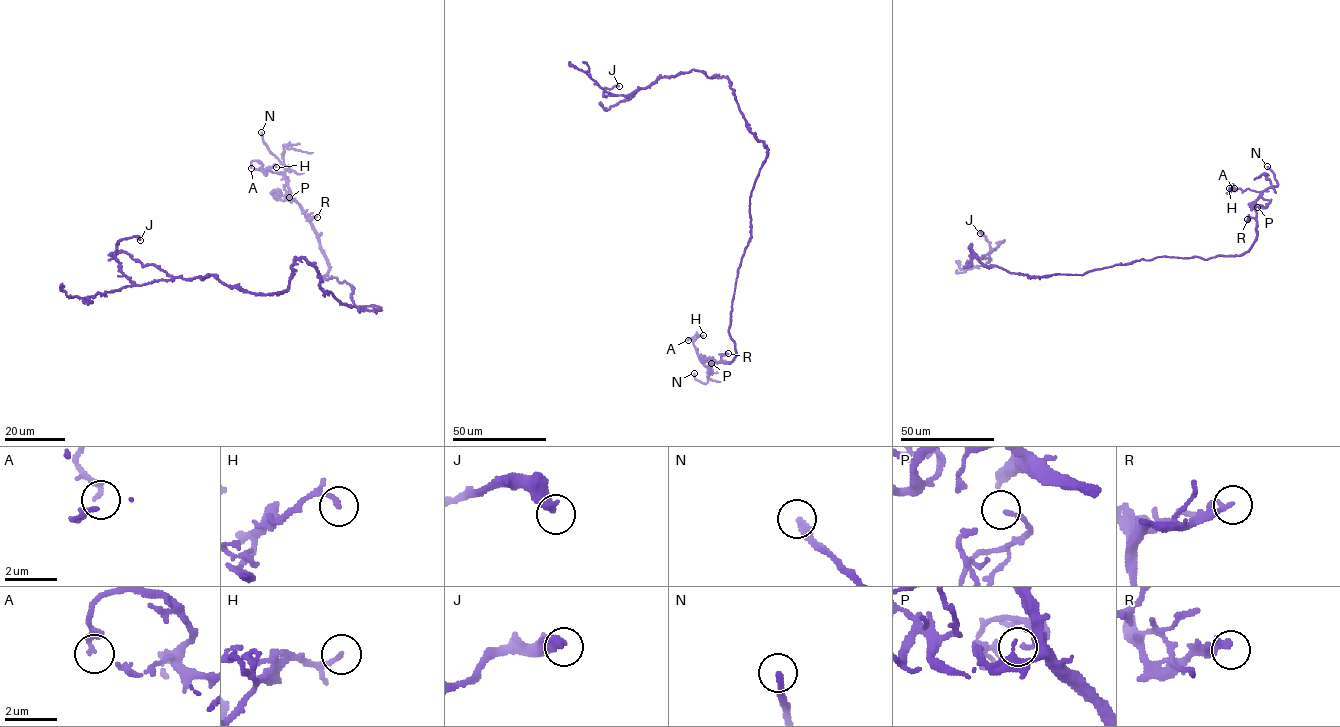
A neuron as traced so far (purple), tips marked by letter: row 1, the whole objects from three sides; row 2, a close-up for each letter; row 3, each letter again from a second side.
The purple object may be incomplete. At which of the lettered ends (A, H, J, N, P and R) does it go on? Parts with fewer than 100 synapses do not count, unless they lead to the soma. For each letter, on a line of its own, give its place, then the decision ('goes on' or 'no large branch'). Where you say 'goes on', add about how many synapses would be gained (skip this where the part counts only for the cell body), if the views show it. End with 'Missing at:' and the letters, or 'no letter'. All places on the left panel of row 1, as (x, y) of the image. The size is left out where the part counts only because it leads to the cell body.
A: (251, 168) | no large branch
H: (276, 167) | no large branch
J: (140, 240) | no large branch
N: (261, 132) | goes on
P: (289, 197) | no large branch
R: (317, 217) | no large branch
Missing at: N

